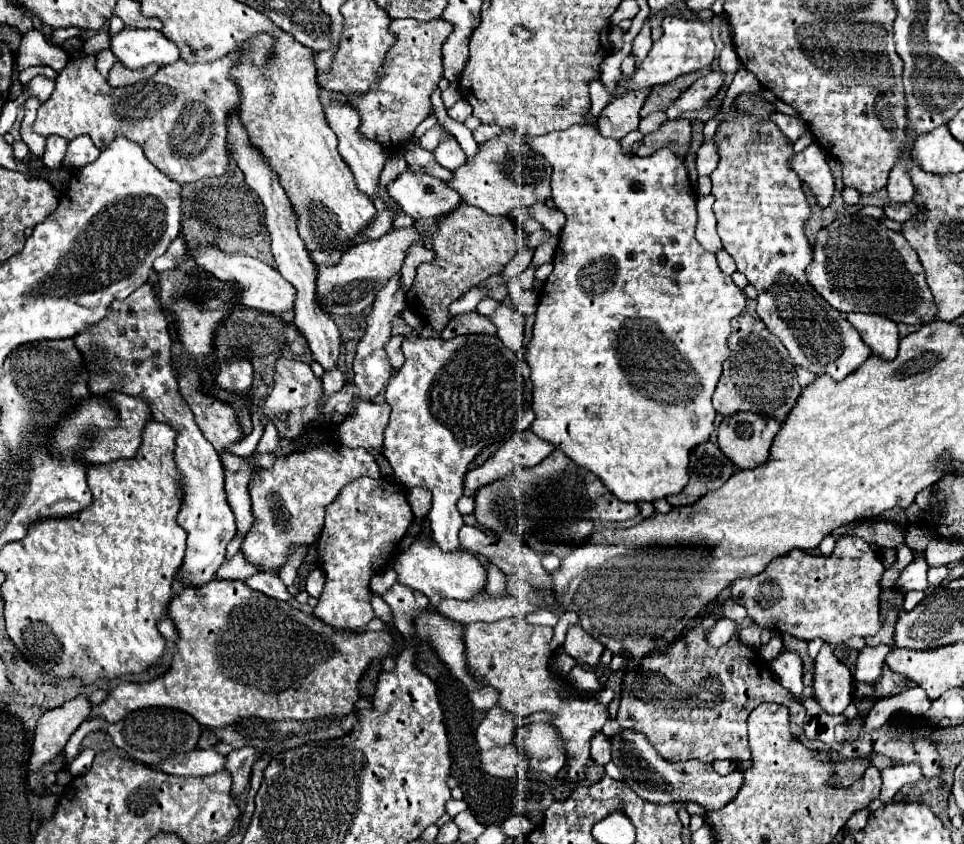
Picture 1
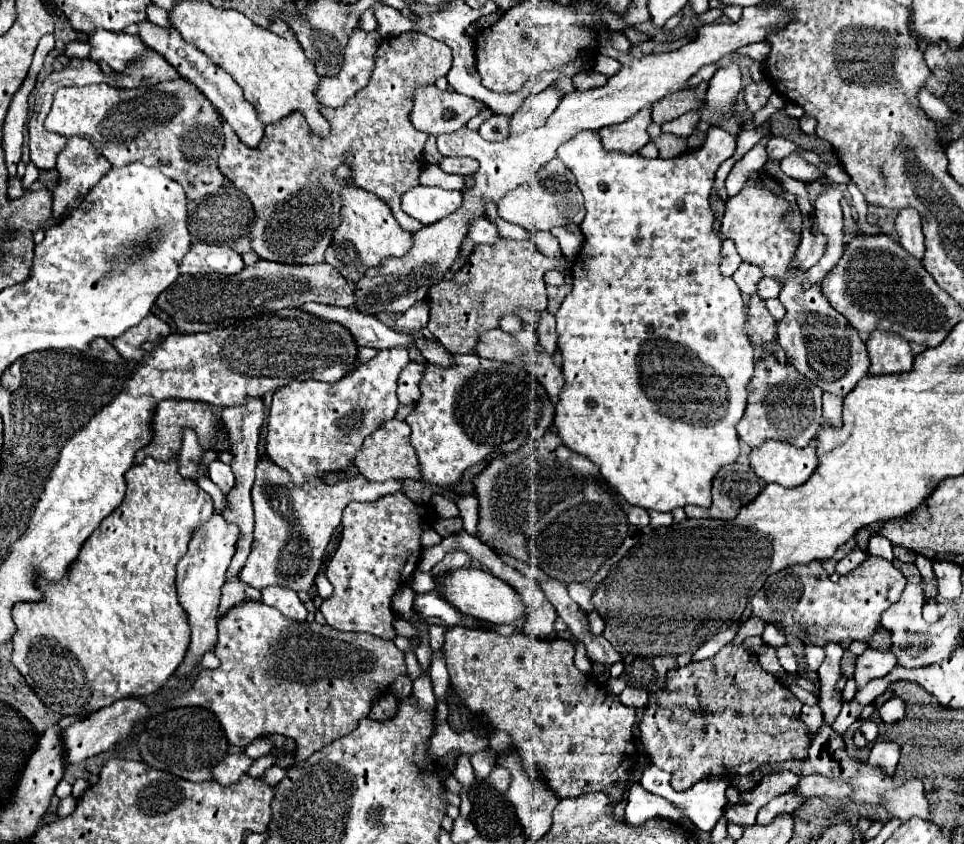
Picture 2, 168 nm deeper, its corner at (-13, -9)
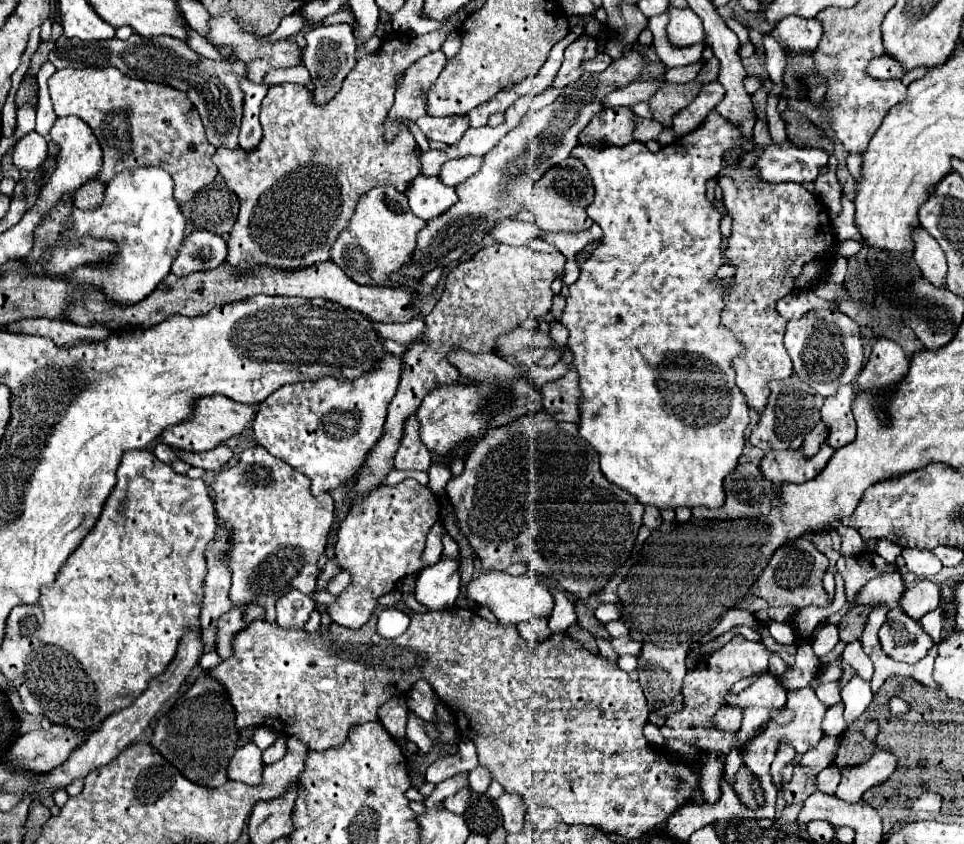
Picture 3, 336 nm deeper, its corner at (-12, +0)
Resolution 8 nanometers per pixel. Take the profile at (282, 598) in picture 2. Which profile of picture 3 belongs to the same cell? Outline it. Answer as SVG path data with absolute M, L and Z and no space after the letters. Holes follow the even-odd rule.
M288 592L286 596L282 596L275 605L276 622L282 624L282 628L288 630L302 630L304 624L308 622L312 610L316 608L314 600L308 594L302 592Z

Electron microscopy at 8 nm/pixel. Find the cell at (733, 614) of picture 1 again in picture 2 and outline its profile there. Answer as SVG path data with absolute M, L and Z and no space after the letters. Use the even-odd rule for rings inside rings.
M749 617L735 639L715 657L669 671L665 689L649 695L649 705L639 721L641 743L649 761L671 775L675 791L685 791L705 777L727 777L731 781L761 765L807 755L811 739L801 729L799 711L803 703L759 665L757 655L741 647L745 637L762 636L763 629L765 621Z

